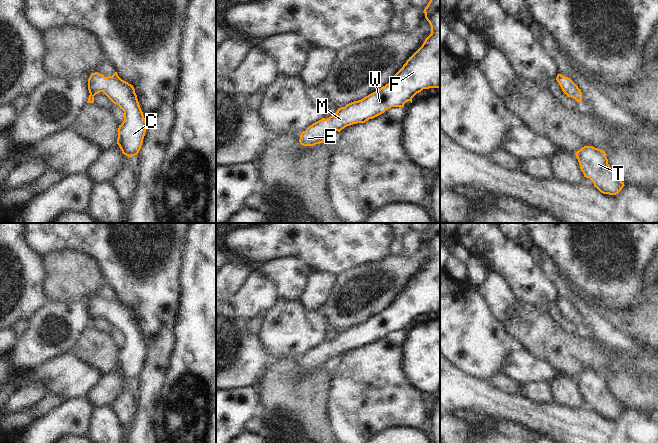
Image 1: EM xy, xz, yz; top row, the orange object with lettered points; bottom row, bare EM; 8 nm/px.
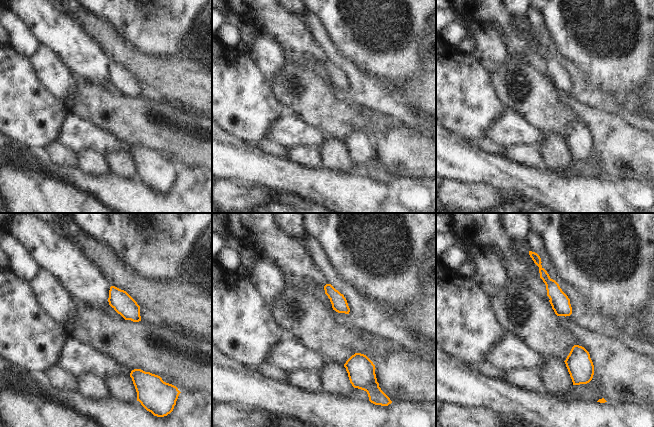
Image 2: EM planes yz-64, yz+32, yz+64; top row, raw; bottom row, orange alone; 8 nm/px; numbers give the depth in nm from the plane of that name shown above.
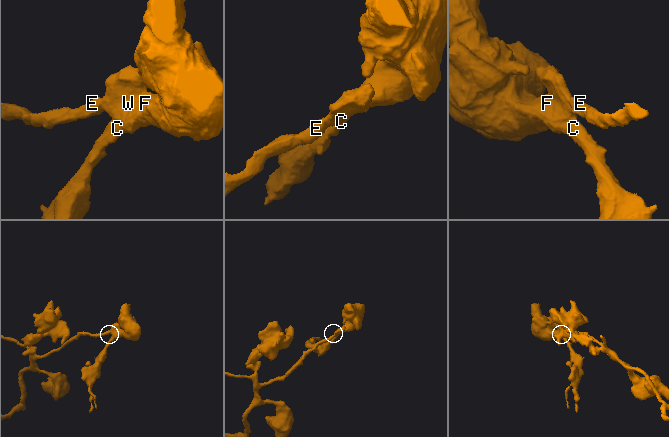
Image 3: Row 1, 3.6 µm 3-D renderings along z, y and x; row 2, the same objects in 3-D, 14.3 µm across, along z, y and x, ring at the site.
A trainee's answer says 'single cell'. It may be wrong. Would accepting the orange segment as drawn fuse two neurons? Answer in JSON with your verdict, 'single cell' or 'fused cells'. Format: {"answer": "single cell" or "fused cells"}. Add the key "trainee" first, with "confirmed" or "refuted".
{"trainee": "confirmed", "answer": "single cell"}

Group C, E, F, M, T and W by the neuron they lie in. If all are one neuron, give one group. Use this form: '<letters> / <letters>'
C E F M T W

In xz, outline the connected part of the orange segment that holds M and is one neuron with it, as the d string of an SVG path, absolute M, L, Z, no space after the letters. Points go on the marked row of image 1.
M430 0L424 13L431 26L431 34L389 83L361 100L338 108L329 118L310 125L301 133L301 145L324 143L330 132L365 123L391 107L404 107L406 102L412 103L412 98L423 89L440 88L440 0Z

